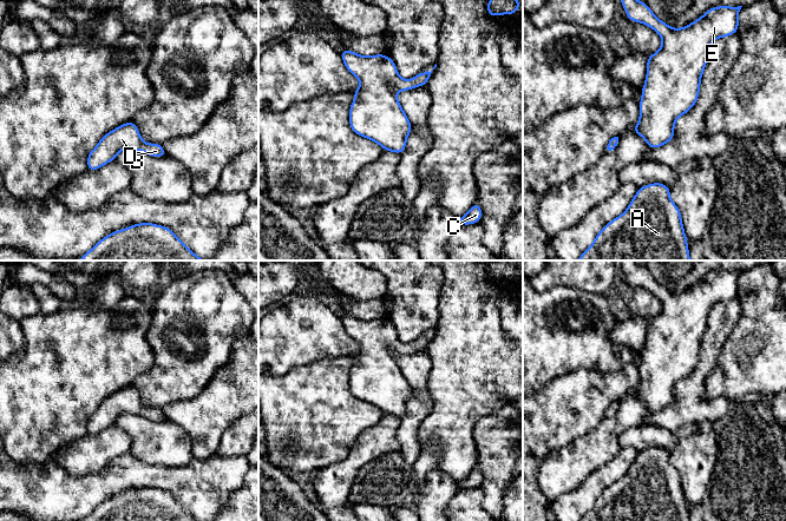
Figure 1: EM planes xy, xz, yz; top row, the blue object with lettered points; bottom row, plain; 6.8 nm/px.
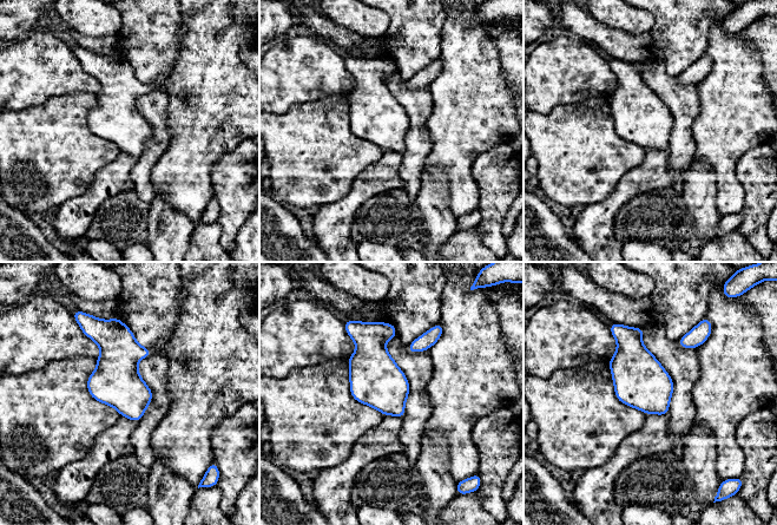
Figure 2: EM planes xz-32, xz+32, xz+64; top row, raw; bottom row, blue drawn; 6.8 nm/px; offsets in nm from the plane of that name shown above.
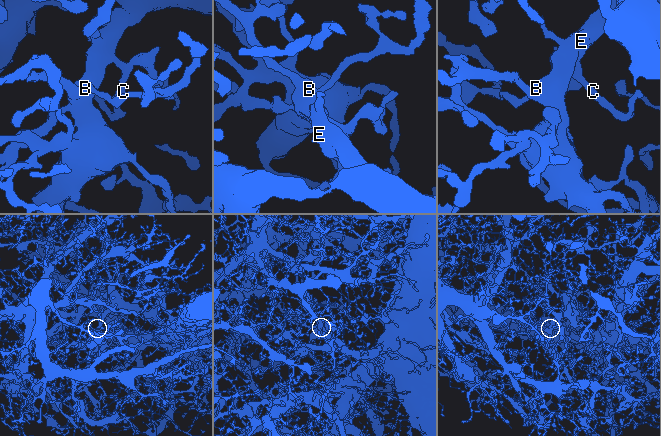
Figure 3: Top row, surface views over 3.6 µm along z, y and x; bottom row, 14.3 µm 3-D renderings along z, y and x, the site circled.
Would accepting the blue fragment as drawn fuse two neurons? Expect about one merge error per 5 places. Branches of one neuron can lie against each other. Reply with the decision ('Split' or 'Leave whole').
Leave whole

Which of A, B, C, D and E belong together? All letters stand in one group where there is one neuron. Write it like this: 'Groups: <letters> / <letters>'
Groups: A B C D E

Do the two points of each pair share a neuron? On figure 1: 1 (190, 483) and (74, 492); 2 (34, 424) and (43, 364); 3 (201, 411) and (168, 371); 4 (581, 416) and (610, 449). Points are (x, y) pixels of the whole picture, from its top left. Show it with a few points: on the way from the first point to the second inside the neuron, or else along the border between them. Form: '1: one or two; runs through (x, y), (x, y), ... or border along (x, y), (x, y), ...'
1: one; runs through (162, 477), (116, 477), (103, 485)
2: one; runs through (35, 409), (43, 397), (43, 380)
3: two; border along (210, 380), (198, 394), (164, 407)
4: two; border along (604, 417), (595, 427), (568, 443)

